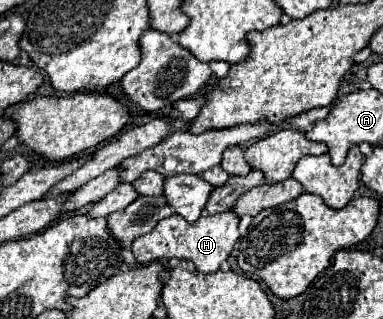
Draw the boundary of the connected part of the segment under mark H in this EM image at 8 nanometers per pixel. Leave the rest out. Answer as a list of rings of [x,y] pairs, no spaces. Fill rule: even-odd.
[[[223,212],[223,214],[203,214],[195,224],[189,224],[181,216],[173,214],[165,220],[161,220],[149,234],[139,236],[133,244],[131,250],[135,254],[137,264],[149,264],[153,260],[169,260],[169,258],[179,258],[179,260],[189,260],[195,264],[195,268],[203,274],[217,272],[221,262],[229,258],[229,252],[233,250],[235,242],[239,240],[239,230],[237,230],[239,218],[233,212]]]

